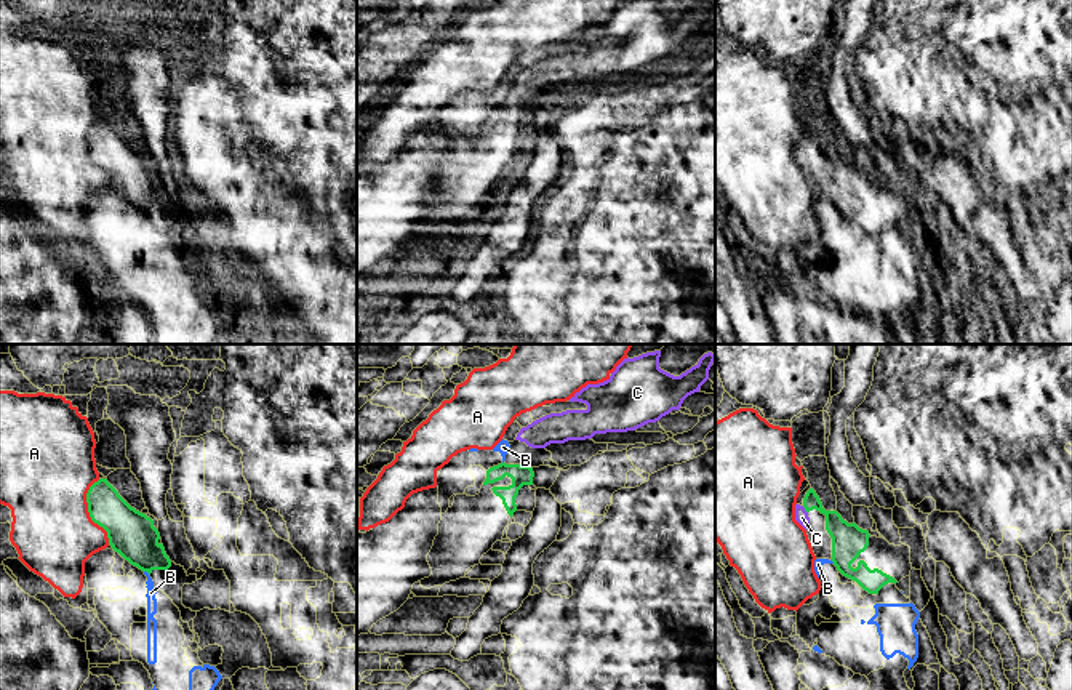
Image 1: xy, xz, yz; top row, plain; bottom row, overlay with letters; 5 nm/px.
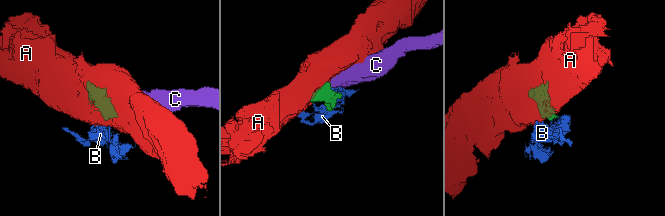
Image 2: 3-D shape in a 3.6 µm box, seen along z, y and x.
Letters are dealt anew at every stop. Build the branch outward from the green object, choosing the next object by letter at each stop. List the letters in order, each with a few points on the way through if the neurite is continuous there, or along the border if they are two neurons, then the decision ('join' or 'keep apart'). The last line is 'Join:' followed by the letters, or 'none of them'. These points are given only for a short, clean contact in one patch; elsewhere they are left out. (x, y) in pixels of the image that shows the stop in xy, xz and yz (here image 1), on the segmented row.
A: keep apart
B: border xy (144, 570), (149, 573); keep apart
C: way yz (845, 537), (818, 506), (805, 509), (802, 517); join
Join: C

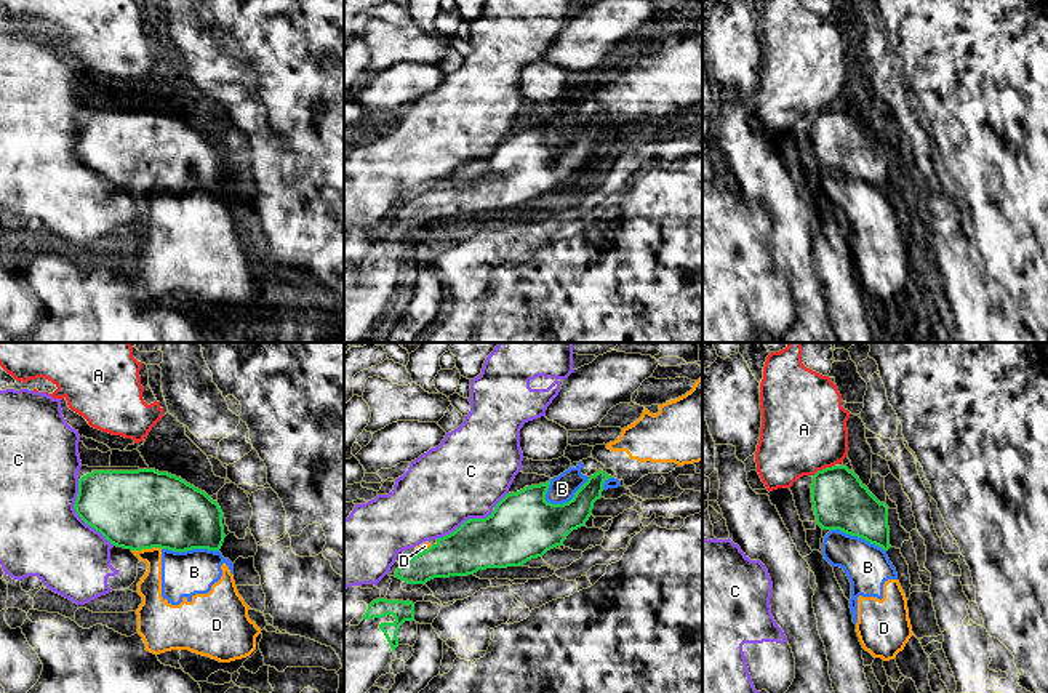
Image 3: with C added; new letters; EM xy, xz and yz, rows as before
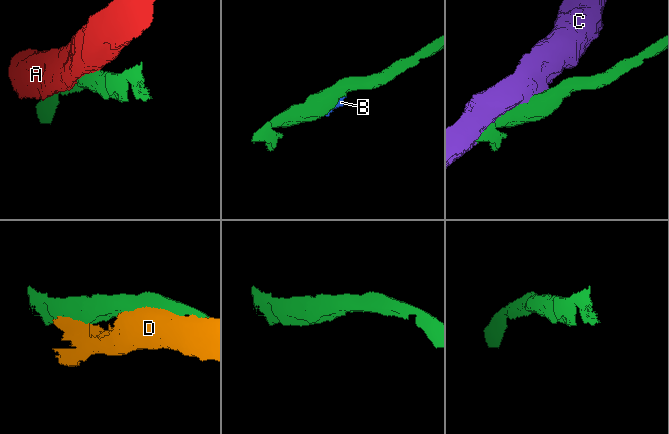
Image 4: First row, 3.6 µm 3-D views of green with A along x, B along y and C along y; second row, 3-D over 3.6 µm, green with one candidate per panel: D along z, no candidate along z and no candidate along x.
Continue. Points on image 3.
A: keep apart
B: keep apart
C: keep apart
D: keep apart
Join: none of them

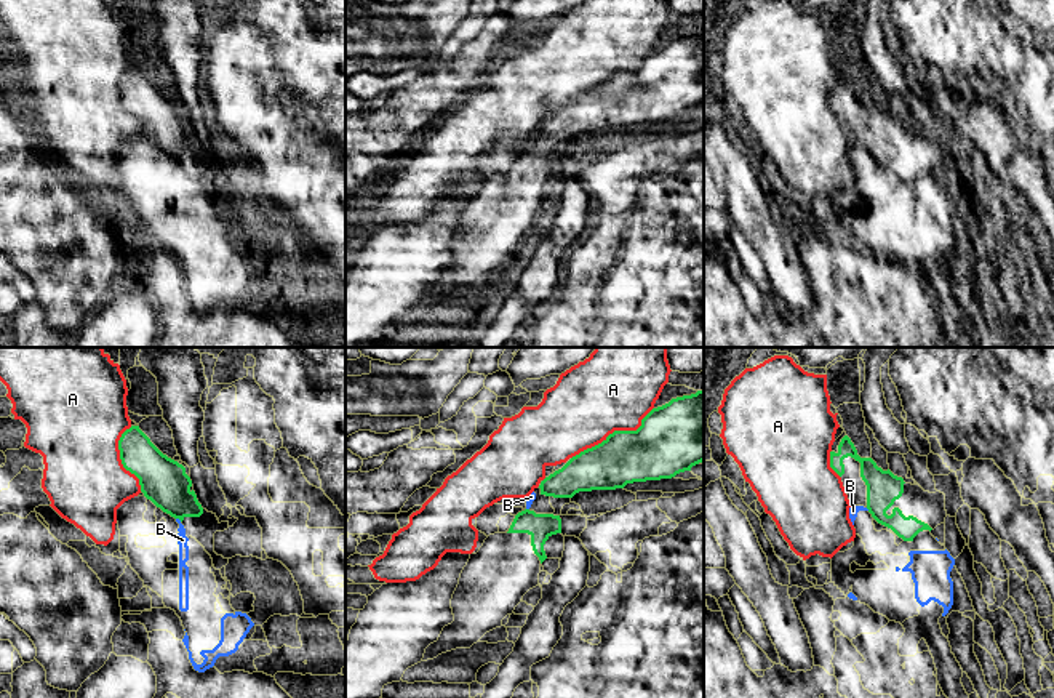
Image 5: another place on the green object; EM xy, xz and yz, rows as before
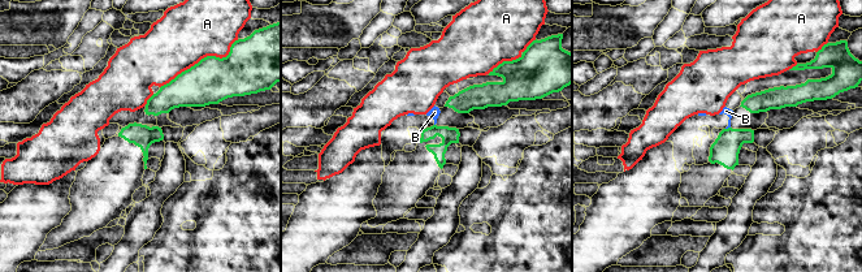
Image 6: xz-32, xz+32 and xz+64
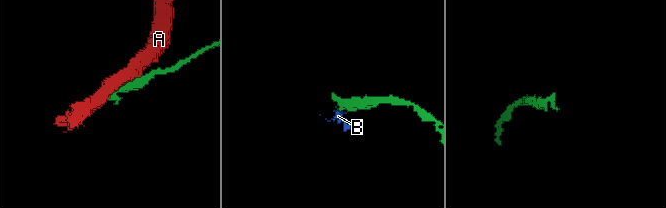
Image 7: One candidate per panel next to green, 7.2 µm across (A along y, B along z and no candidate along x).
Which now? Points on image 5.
A: keep apart
B: border xy (176, 517), (181, 521); keep apart
Join: none of them

